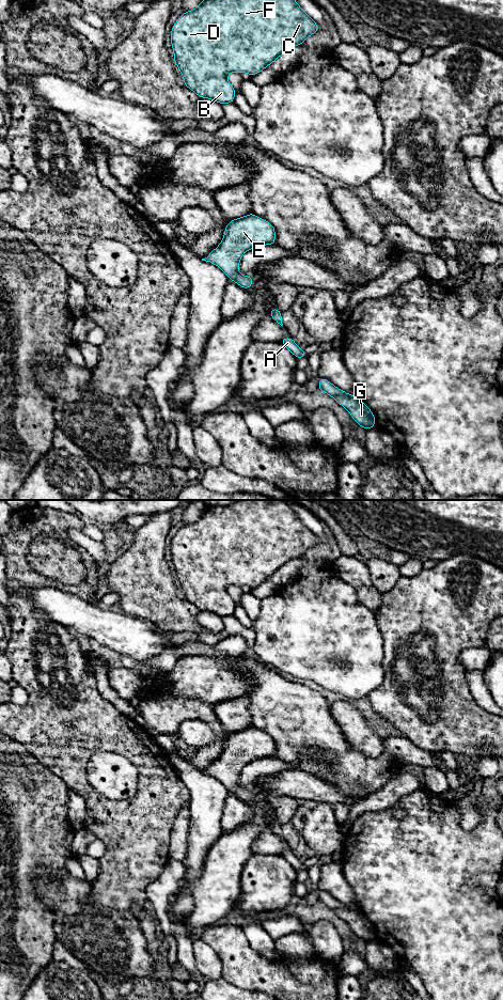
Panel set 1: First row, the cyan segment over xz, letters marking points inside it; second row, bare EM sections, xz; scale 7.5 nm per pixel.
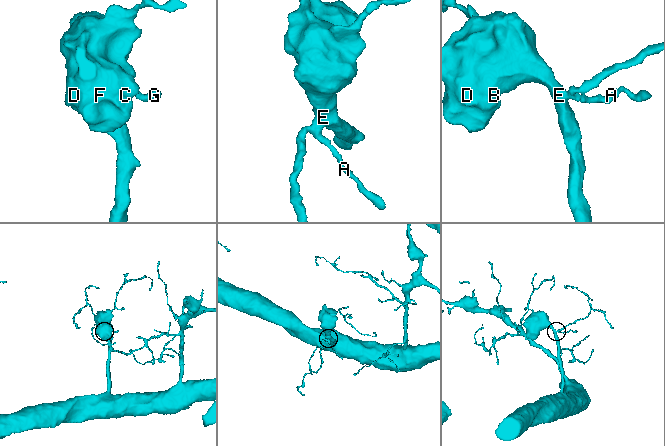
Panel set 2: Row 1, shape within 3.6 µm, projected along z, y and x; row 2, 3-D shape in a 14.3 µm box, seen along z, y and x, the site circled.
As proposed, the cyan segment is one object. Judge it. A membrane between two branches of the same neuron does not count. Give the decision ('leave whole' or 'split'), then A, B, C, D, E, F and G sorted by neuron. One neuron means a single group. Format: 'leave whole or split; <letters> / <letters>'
leave whole; A B C D E F G

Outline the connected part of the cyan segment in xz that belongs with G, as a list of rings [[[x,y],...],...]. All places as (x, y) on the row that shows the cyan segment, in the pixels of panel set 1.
[[[323,377],[319,378],[318,391],[327,393],[347,409],[353,421],[362,428],[375,427],[375,415],[357,395],[348,394]]]

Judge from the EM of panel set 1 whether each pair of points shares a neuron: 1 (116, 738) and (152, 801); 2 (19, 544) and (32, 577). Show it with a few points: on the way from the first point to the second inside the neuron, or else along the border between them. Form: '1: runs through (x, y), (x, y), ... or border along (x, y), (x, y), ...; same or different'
1: runs through (132, 751), (150, 768), (150, 785); same
2: runs through (19, 552), (19, 564), (24, 568); same

